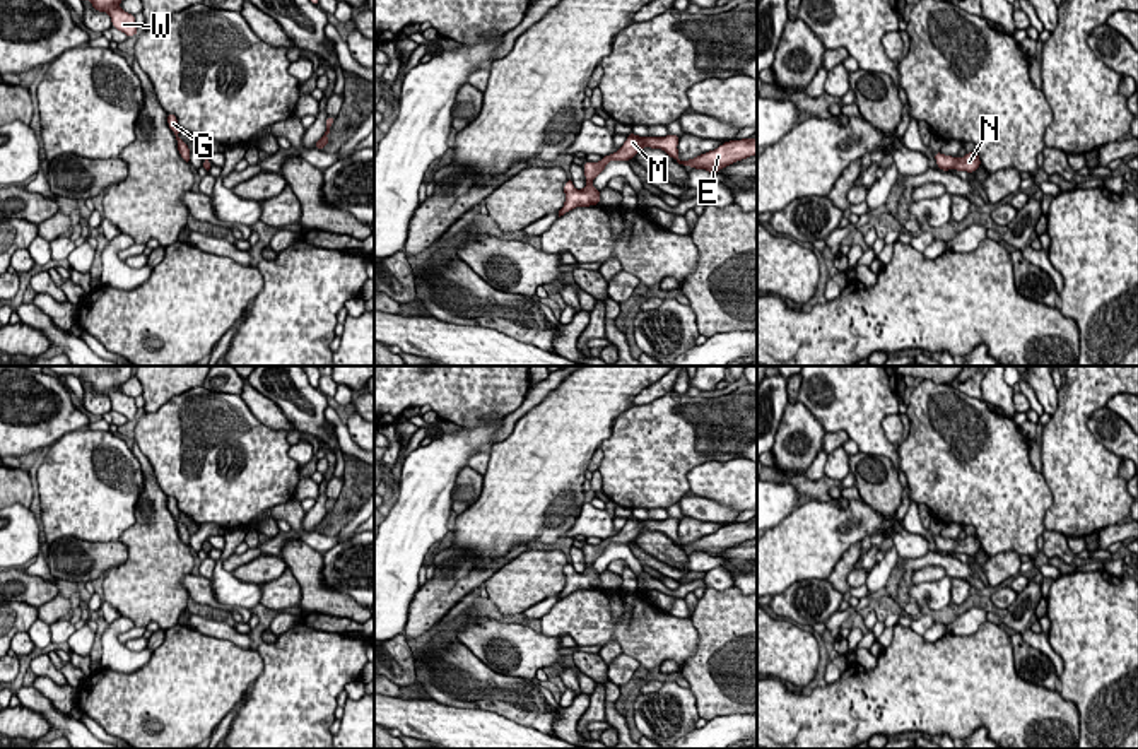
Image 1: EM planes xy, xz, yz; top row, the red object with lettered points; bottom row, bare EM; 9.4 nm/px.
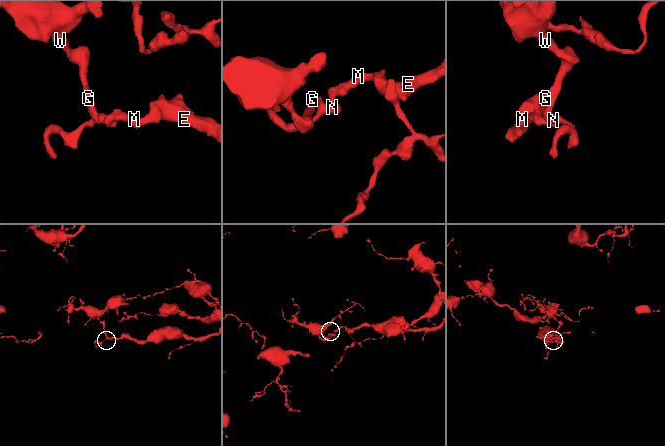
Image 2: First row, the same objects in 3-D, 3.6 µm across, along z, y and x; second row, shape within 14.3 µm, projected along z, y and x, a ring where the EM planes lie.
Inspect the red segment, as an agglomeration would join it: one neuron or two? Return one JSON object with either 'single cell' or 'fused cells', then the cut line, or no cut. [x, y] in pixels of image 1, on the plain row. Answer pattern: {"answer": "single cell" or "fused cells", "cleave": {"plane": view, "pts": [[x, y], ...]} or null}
{"answer": "single cell", "cleave": null}

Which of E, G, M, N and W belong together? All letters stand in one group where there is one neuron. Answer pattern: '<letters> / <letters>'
E G M N W

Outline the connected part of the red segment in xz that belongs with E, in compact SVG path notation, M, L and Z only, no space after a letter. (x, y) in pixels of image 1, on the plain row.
M629 516L627 523L617 535L610 539L603 539L600 546L586 544L583 547L583 552L588 566L583 573L576 573L571 563L564 568L566 585L564 585L564 590L559 593L559 600L576 590L600 588L600 573L596 573L591 564L605 552L605 549L610 544L629 546L644 530L665 534L670 540L673 540L683 551L690 549L694 552L706 552L714 557L719 552L736 544L743 544L750 539L757 539L757 522L750 520L750 522L724 525L714 534L709 534L689 544L680 544L678 532L677 532L678 523L680 520L672 516L666 520L639 520L636 516Z

